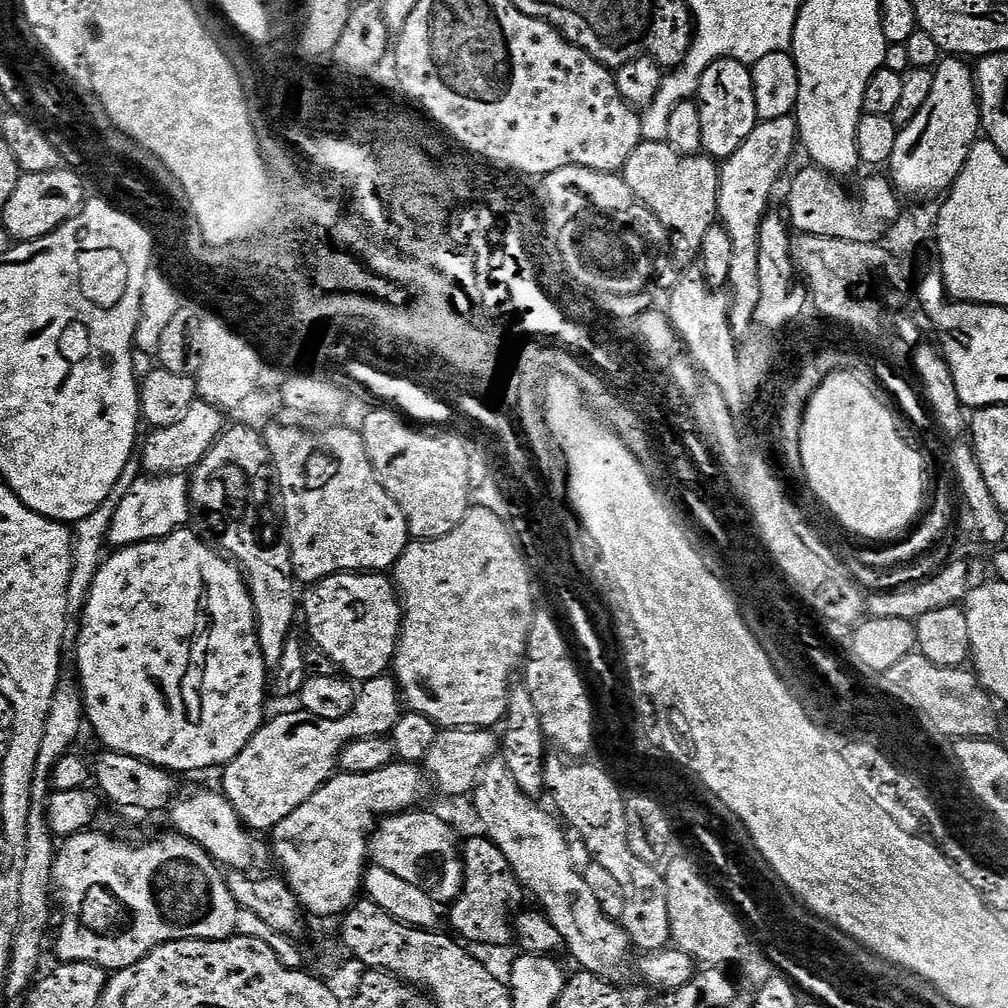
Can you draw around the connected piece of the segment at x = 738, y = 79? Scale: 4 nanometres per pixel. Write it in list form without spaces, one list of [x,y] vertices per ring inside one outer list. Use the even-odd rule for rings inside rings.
[[[737,60],[714,62],[702,74],[694,97],[702,114],[702,149],[717,162],[723,162],[746,142],[750,130],[757,124],[754,106],[754,82],[749,65]]]

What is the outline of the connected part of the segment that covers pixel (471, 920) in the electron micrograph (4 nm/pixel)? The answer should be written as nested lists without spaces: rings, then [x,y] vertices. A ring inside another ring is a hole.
[[[479,834],[480,836],[476,836],[473,840],[463,841],[462,844],[462,859],[464,862],[464,888],[460,892],[460,896],[454,903],[451,905],[450,911],[452,911],[452,928],[451,931],[455,933],[457,937],[461,941],[469,942],[468,940],[473,940],[476,944],[493,944],[494,947],[500,948],[503,944],[513,943],[514,940],[514,928],[510,923],[510,916],[508,920],[508,904],[516,904],[520,900],[520,896],[522,897],[522,889],[520,887],[520,882],[517,880],[516,875],[512,873],[512,868],[506,862],[506,858],[502,854],[502,850],[498,850],[498,846],[493,842],[493,840],[488,839],[487,835]]]

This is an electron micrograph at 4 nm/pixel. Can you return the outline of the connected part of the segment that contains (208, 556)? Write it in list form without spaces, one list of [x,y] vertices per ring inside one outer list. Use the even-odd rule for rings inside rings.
[[[185,526],[171,532],[166,538],[115,549],[101,563],[88,598],[83,601],[84,617],[80,620],[80,637],[76,640],[76,662],[80,670],[79,683],[82,685],[86,720],[90,728],[96,731],[97,738],[104,743],[103,747],[109,752],[121,752],[145,760],[147,764],[156,764],[173,774],[216,766],[222,768],[245,748],[266,719],[265,687],[270,672],[269,665],[264,663],[264,651],[260,649],[260,635],[256,633],[256,611],[243,571],[231,559],[221,555],[211,543],[208,545],[202,537],[195,536],[190,529]]]

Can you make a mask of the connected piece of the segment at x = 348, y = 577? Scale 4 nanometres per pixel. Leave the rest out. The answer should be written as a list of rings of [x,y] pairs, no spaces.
[[[340,572],[336,576],[328,576],[325,580],[318,580],[307,589],[308,592],[302,596],[302,620],[308,623],[308,632],[312,635],[312,640],[319,651],[324,652],[330,658],[330,662],[335,664],[337,669],[347,679],[353,682],[363,682],[373,680],[385,675],[392,668],[392,660],[396,657],[396,647],[400,641],[400,628],[404,625],[404,609],[400,606],[400,597],[396,591],[396,585],[387,575],[378,572]]]

